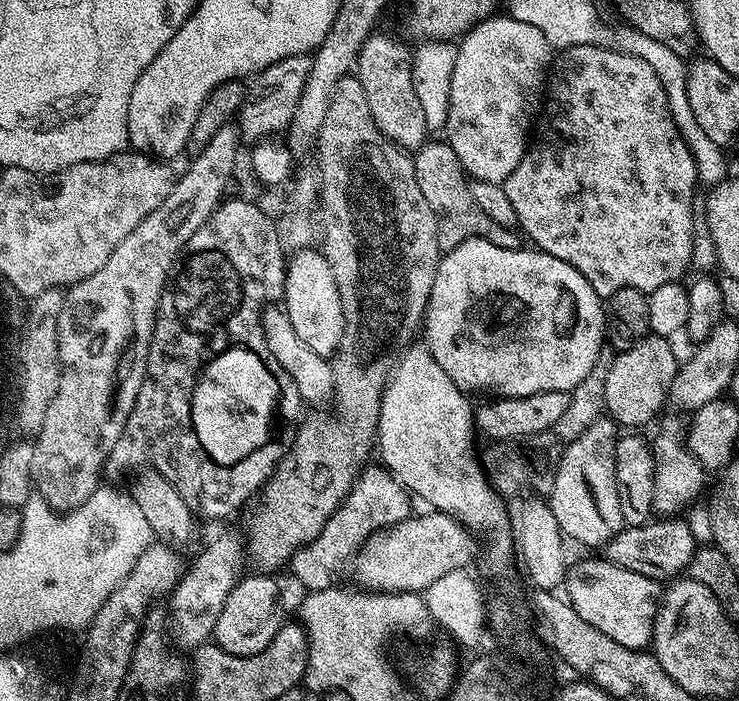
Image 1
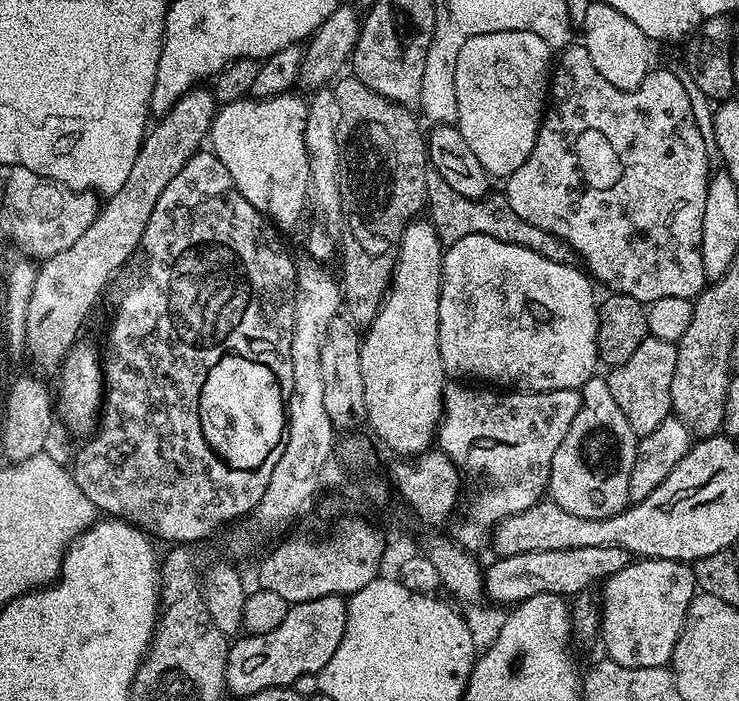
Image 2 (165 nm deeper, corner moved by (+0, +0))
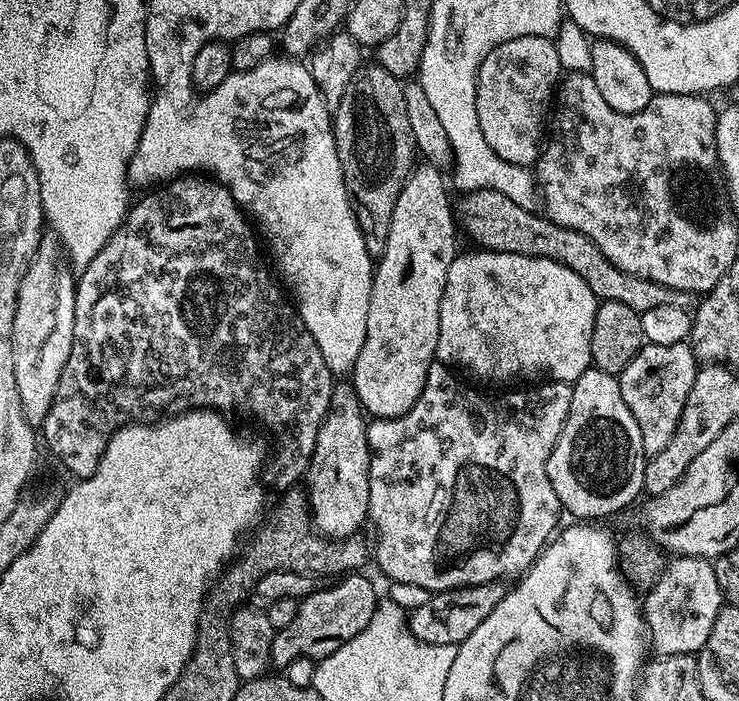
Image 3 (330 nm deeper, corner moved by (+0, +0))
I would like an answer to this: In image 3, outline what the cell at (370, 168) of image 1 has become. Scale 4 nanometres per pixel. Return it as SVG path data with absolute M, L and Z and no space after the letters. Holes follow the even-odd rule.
M379 66L371 67L365 67L356 75L346 94L342 94L342 102L334 110L334 131L338 158L342 162L344 185L348 191L348 198L352 201L352 213L356 215L356 221L364 235L366 250L373 258L378 258L386 250L386 238L390 234L394 206L398 202L398 194L402 194L402 186L412 173L418 151L411 134L410 121L406 116L406 102L403 101L404 84L401 77L390 74Z

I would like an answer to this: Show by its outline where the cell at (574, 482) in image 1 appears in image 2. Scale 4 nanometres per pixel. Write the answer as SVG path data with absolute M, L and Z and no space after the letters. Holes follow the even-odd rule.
M593 374L580 389L580 409L570 434L550 458L547 491L551 499L578 518L604 519L623 512L630 504L630 470L637 443L636 431L614 402L607 379Z

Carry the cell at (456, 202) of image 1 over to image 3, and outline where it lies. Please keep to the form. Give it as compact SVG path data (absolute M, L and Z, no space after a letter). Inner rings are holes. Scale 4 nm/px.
M498 190L465 192L459 198L461 200L457 199L454 204L454 215L459 227L462 229L463 235L465 232L476 243L473 245L479 246L481 249L490 252L509 252L510 254L522 254L523 256L537 256L538 258L558 262L562 266L574 270L574 274L578 274L578 278L585 280L592 293L596 296L597 301L626 302L626 306L630 306L630 310L635 312L641 313L646 310L654 310L658 306L678 306L679 308L687 309L693 307L693 293L667 288L658 282L650 282L646 278L638 278L634 274L626 274L622 270L618 270L618 266L614 266L614 262L610 262L610 258L606 258L606 254L602 254L602 250L598 250L598 246L594 242L590 242L590 238L586 238L586 234L578 234L578 230L558 226L553 220L549 220L547 216L537 214L533 209L518 206L518 202L510 202L510 198L506 198L506 194L498 194Z

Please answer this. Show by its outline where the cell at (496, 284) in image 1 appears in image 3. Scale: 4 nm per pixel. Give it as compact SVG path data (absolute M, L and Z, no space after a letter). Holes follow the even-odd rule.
M472 250L457 255L456 261L450 266L446 274L446 290L442 294L440 303L440 329L438 330L438 346L435 359L441 364L457 366L461 364L469 368L476 376L485 376L488 380L516 380L519 376L540 376L544 382L574 382L591 365L590 338L594 330L594 318L596 317L596 296L590 290L588 283L574 270L562 266L553 260L538 258L537 256L523 256L522 254L510 254L509 252L490 252L487 250Z

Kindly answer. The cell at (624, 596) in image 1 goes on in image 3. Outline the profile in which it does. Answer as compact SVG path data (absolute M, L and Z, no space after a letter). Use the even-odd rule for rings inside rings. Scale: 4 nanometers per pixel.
M676 556L669 559L664 572L642 600L642 615L646 621L646 632L650 644L657 648L660 656L677 656L678 654L696 654L704 647L706 638L714 626L714 618L722 607L722 597L718 590L718 578L714 578L712 560L702 557Z

